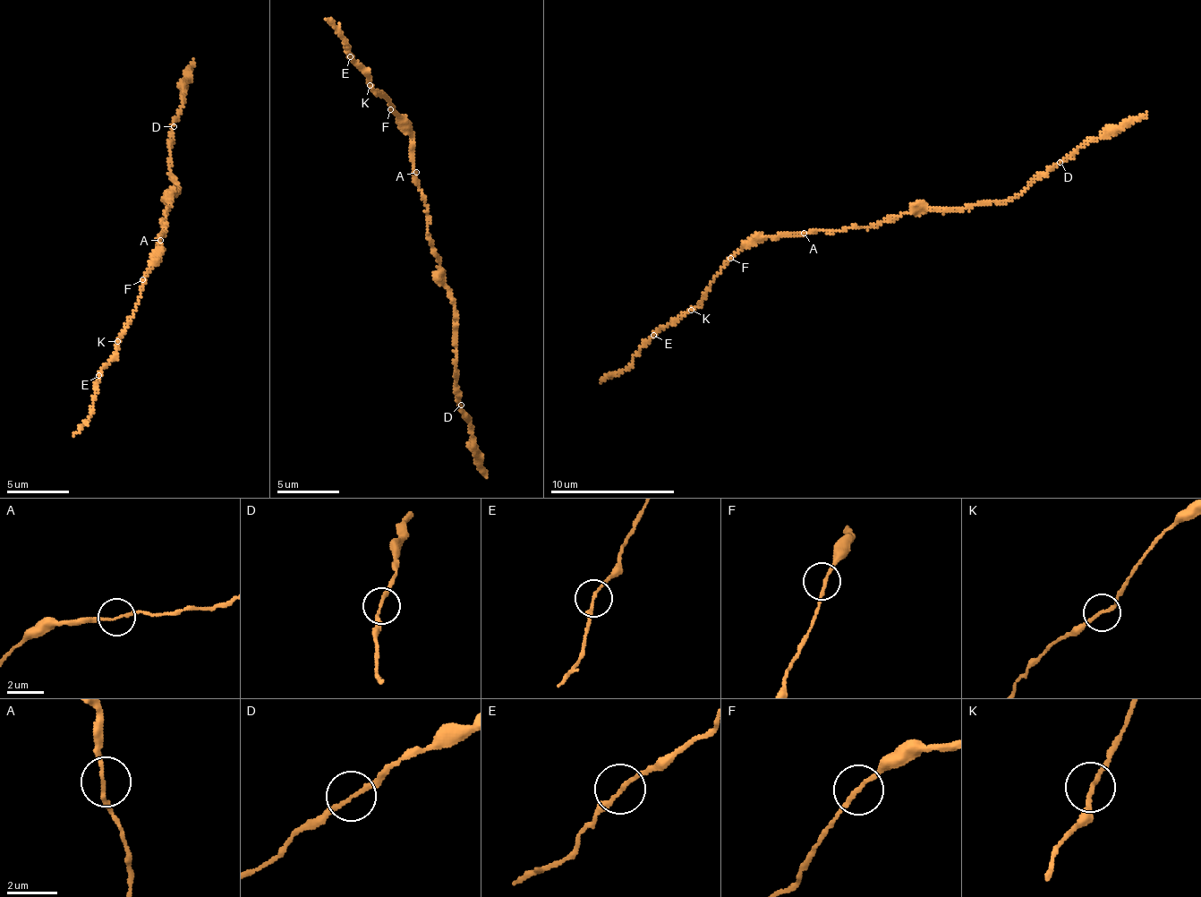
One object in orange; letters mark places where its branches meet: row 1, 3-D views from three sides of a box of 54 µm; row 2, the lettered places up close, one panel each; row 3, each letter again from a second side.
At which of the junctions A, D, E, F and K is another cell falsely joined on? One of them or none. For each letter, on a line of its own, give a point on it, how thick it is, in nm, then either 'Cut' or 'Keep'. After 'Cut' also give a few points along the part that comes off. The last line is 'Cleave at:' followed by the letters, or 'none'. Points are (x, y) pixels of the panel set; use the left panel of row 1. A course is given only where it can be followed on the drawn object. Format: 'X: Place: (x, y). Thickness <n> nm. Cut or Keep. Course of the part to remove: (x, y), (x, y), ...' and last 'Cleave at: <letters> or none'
A: Place: (160, 240). Thickness 130 nm. Keep
D: Place: (174, 126). Thickness 150 nm. Keep
E: Place: (98, 375). Thickness 160 nm. Keep
F: Place: (142, 279). Thickness 160 nm. Keep
K: Place: (117, 341). Thickness 170 nm. Keep
Cleave at: none

